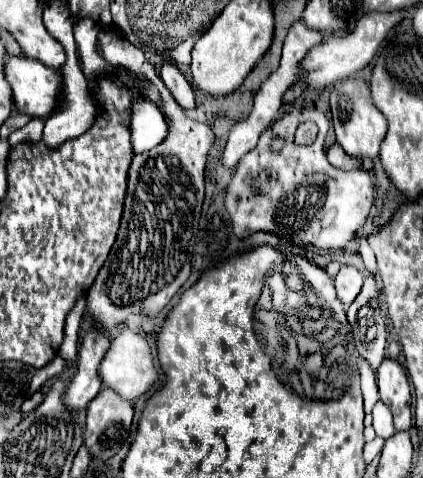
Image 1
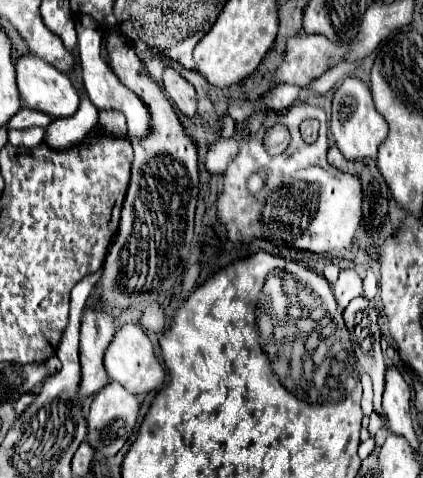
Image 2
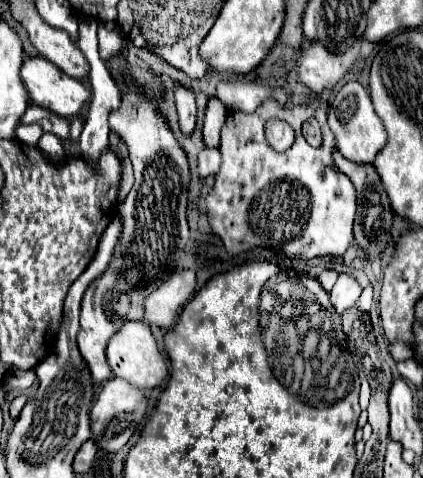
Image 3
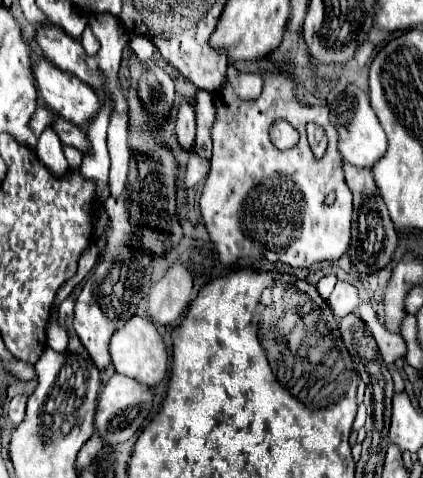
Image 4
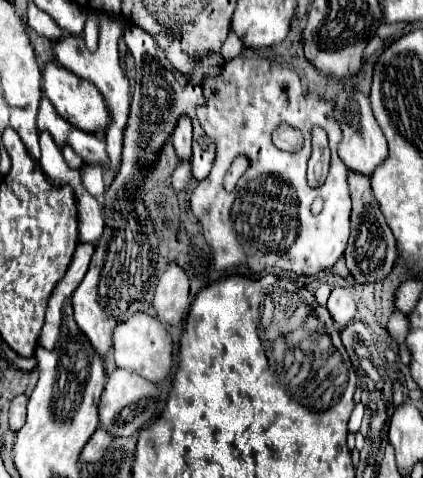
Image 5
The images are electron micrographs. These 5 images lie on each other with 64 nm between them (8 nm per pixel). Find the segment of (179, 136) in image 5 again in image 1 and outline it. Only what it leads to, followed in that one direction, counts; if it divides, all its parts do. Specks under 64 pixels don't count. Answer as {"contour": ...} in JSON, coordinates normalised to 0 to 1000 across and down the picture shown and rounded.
{"contour":[[[388,130],[383,146],[378,146],[378,163],[388,167],[388,176],[407,188],[407,201],[416,205],[416,213],[430,226],[459,226],[459,188],[449,180],[449,172],[440,167],[440,159],[426,151],[426,142],[411,130]]]}

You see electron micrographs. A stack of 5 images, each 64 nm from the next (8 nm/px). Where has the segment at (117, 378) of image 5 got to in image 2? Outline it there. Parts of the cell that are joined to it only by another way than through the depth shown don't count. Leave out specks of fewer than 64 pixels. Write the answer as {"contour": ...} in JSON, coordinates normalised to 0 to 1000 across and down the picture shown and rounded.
{"contour":[[[265,799],[265,803],[246,808],[222,828],[213,862],[208,862],[208,908],[203,908],[208,929],[217,929],[217,937],[232,950],[274,950],[298,929],[298,921],[307,916],[317,887],[322,887],[326,858],[331,858],[326,833],[303,824],[284,803]]]}

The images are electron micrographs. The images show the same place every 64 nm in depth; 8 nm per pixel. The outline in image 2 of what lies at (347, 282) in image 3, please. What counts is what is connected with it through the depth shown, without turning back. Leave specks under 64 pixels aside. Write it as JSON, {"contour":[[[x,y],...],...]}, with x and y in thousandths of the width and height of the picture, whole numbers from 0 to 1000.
{"contour":[[[809,561],[794,594],[785,598],[799,644],[813,649],[842,619],[856,615],[856,582],[832,561]]]}

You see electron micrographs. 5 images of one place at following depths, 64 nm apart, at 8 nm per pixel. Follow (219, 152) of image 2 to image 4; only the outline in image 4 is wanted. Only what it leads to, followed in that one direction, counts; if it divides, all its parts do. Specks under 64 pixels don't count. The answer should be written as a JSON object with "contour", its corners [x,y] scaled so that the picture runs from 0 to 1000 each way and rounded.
{"contour":[[[454,322],[454,335],[444,343],[444,356],[435,364],[435,389],[440,393],[463,393],[473,381],[482,381],[482,372],[492,368],[496,356],[496,335],[473,335],[473,326]]]}

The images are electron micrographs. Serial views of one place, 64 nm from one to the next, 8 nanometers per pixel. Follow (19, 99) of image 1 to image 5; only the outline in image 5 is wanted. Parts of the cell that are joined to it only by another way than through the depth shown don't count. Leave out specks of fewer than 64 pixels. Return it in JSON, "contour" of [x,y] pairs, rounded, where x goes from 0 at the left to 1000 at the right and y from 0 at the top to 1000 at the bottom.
{"contour":[[[113,130],[99,142],[99,188],[104,188],[104,201],[128,218],[132,234],[170,264],[203,276],[227,276],[227,280],[241,280],[251,272],[255,251],[260,251],[255,218],[246,213],[246,201],[217,172],[180,159],[175,151],[147,142],[132,130]]]}

